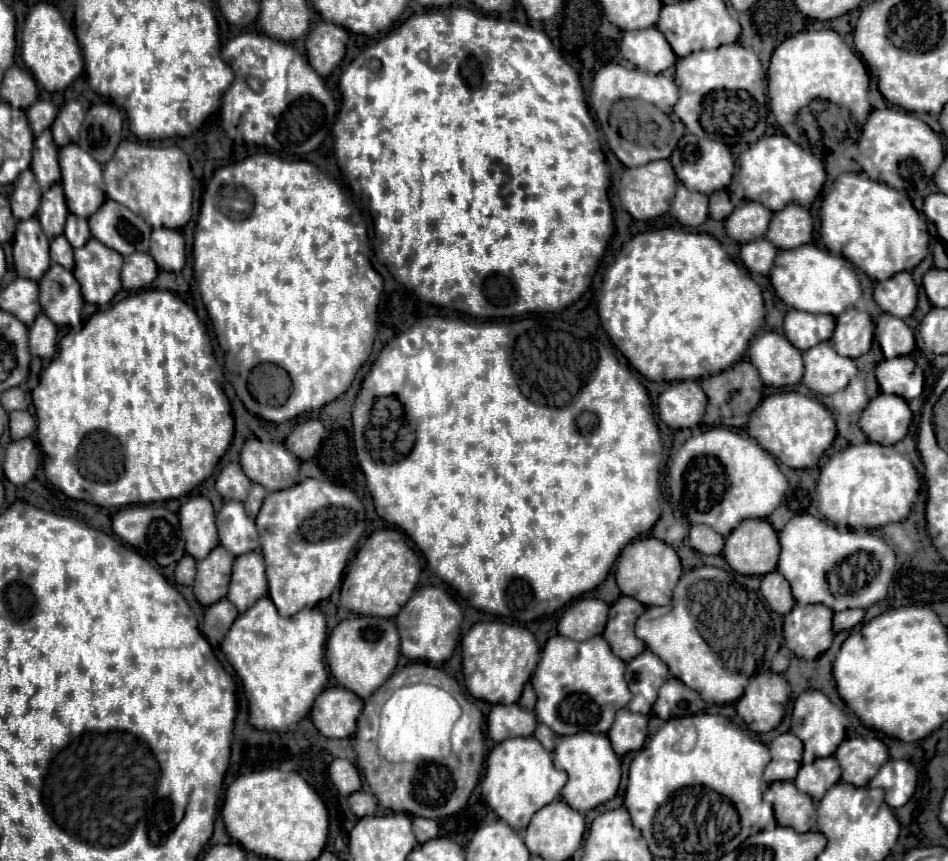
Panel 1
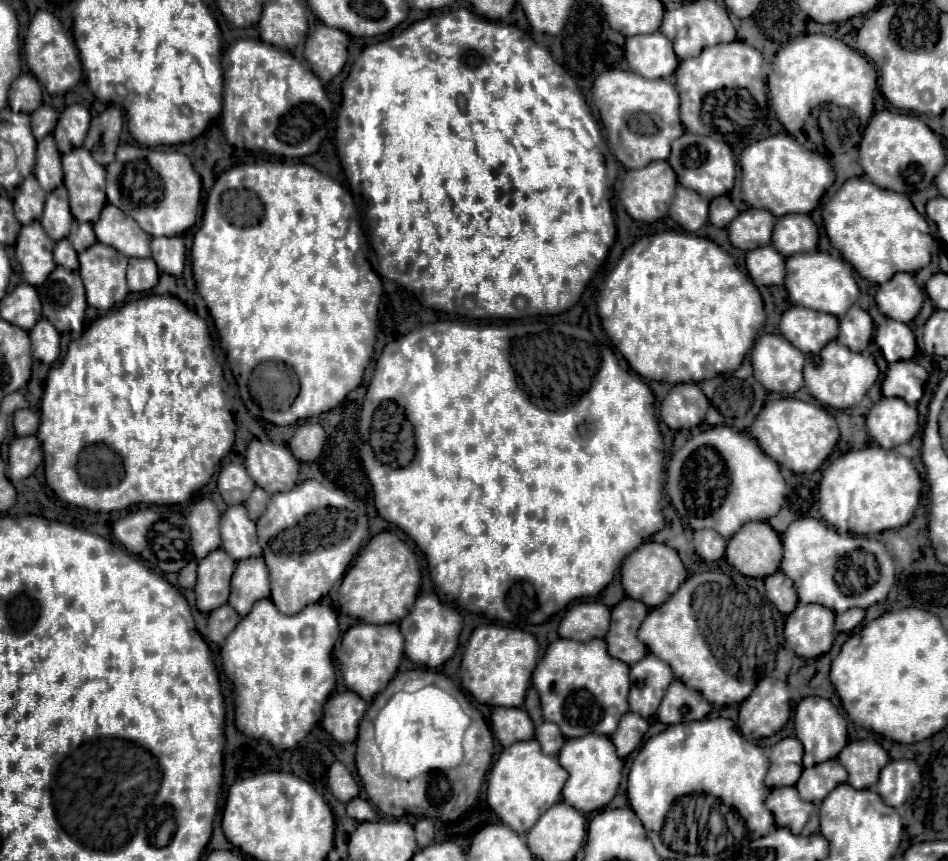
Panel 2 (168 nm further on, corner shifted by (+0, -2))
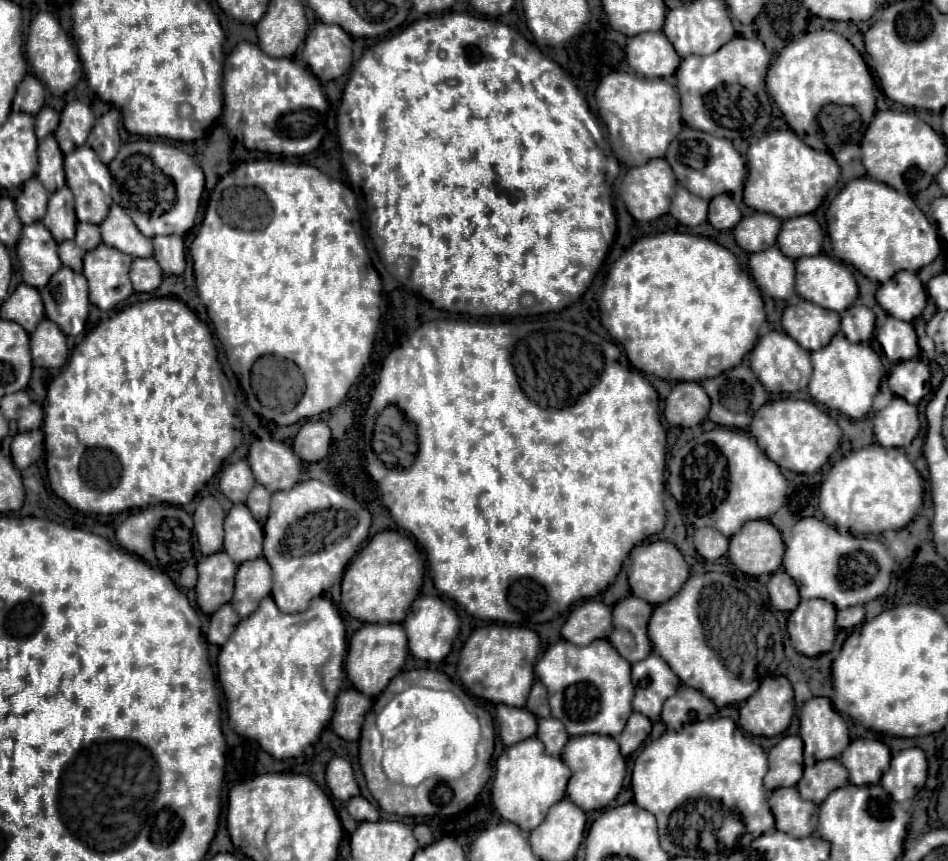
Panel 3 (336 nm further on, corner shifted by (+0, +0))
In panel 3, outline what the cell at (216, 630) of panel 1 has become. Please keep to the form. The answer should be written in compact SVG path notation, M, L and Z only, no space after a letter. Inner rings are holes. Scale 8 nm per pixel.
M231 604L221 606L213 616L211 616L211 626L207 632L207 640L211 644L225 644L229 634L235 630L235 626L239 624L239 616L237 612L231 608Z

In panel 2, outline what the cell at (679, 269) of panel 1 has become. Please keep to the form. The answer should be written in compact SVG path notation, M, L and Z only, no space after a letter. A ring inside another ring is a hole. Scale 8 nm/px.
M676 231L660 232L650 236L643 236L641 240L637 240L631 248L625 250L625 254L621 256L621 260L617 262L617 268L609 274L609 278L605 280L605 288L600 291L598 299L598 314L607 332L607 336L611 338L611 344L617 351L623 354L625 360L629 362L629 366L641 374L647 380L657 380L657 382L669 382L669 384L679 384L679 382L701 382L725 372L733 372L741 366L745 354L753 348L755 336L759 334L759 330L763 328L765 322L765 310L763 310L763 300L759 290L755 288L753 280L748 274L737 268L735 260L721 250L721 247L715 244L709 238L701 238L692 233L680 233Z

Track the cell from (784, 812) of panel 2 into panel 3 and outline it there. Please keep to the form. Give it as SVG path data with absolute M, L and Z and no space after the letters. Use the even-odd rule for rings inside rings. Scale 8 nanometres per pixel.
M777 788L769 798L777 830L801 838L817 828L817 804L803 800L797 788Z

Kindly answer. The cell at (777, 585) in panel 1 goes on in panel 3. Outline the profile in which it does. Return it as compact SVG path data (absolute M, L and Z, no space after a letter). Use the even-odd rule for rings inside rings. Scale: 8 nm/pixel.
M779 568L769 584L767 584L767 590L769 590L769 600L773 602L773 606L781 612L791 612L797 608L799 604L799 592L797 592L797 584L793 582L793 578L789 578L789 574L785 574L783 568Z

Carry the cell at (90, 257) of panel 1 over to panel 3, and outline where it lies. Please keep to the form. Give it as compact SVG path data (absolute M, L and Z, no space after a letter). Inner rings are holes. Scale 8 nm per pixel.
M99 244L83 258L83 276L89 282L89 300L101 310L111 310L131 292L129 268L133 258L117 248Z

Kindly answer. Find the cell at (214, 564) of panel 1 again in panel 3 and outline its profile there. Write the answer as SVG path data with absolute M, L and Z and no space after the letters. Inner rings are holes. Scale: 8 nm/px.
M221 550L211 556L203 556L197 564L199 582L195 586L197 604L203 614L213 614L219 606L233 598L233 582L237 564Z

